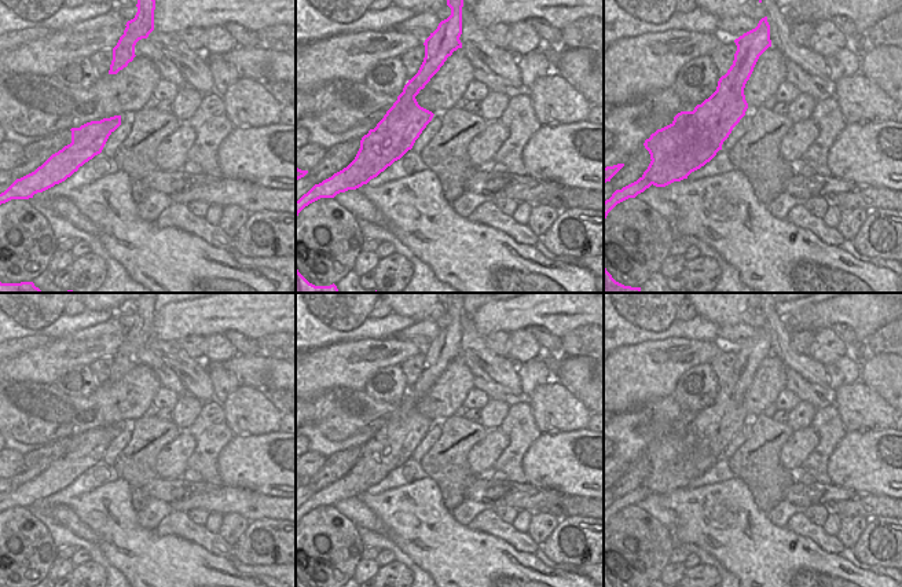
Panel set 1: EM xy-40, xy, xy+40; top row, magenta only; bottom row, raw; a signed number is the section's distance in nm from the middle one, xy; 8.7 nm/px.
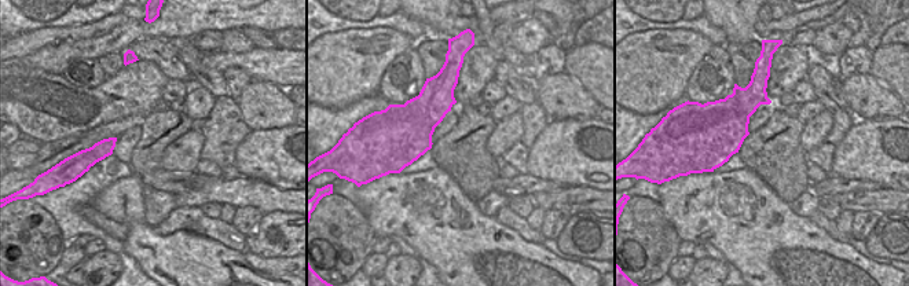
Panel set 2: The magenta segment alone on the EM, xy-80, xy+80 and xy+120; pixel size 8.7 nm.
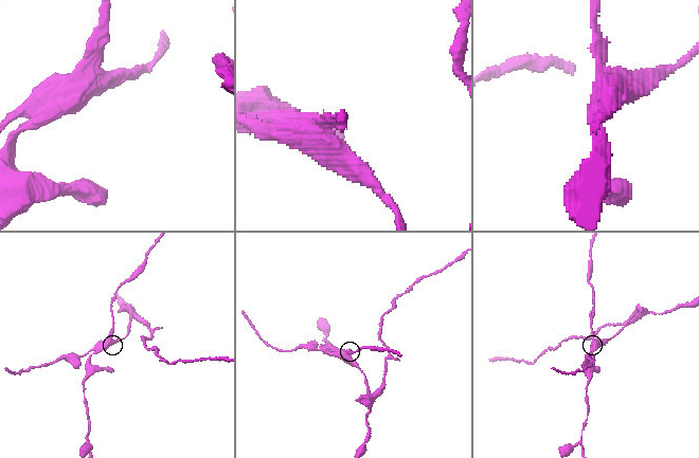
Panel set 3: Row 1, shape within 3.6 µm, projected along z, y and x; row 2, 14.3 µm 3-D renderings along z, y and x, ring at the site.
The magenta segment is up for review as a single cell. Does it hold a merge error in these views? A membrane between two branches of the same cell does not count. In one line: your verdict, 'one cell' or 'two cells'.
two cells

